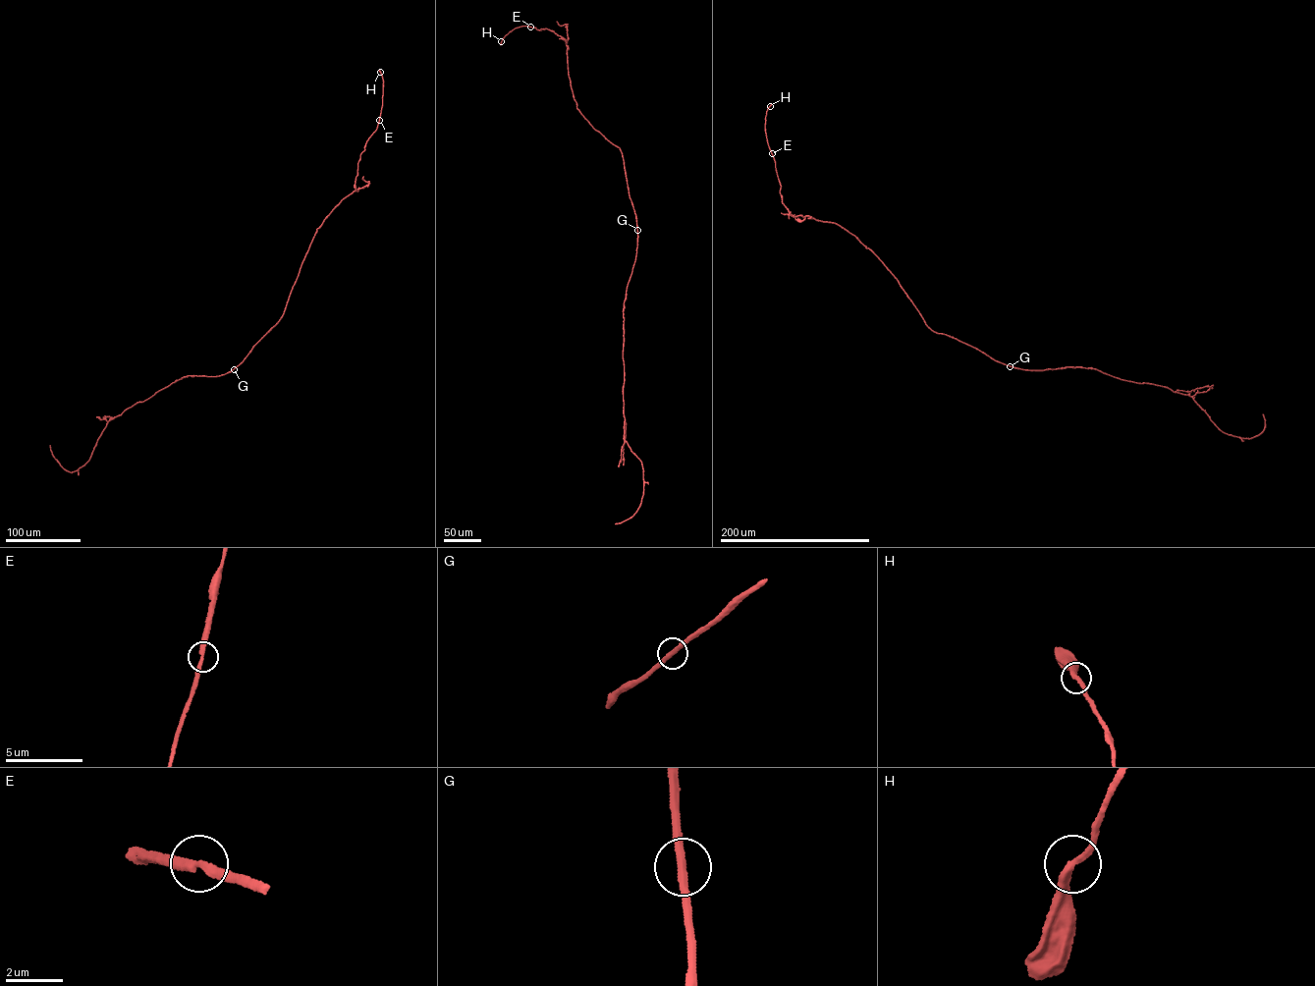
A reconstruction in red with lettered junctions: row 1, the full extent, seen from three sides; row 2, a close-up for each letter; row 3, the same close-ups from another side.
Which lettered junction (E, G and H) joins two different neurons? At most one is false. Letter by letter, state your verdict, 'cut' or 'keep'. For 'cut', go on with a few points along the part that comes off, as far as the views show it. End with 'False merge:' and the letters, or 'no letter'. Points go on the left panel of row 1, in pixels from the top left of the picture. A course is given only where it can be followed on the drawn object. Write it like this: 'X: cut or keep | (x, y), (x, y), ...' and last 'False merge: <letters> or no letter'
E: keep
G: keep
H: keep
False merge: no letter

